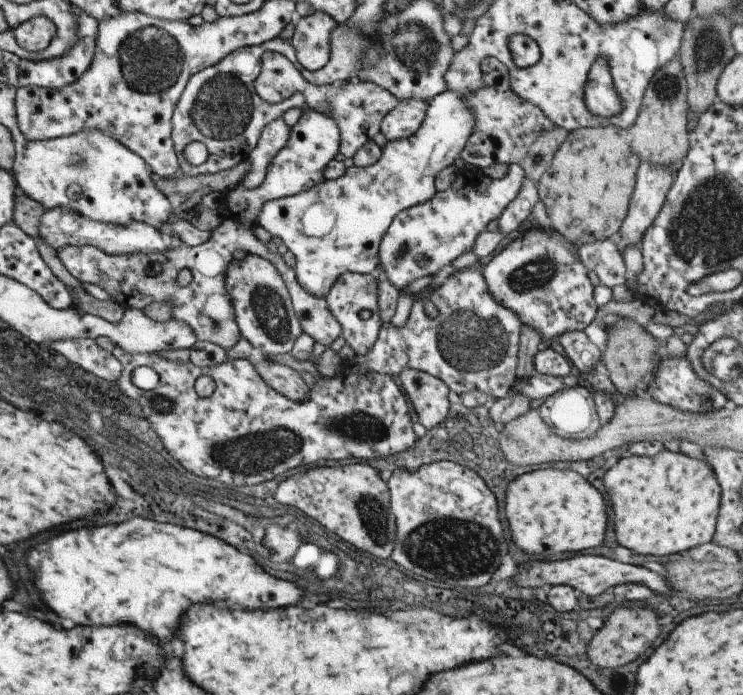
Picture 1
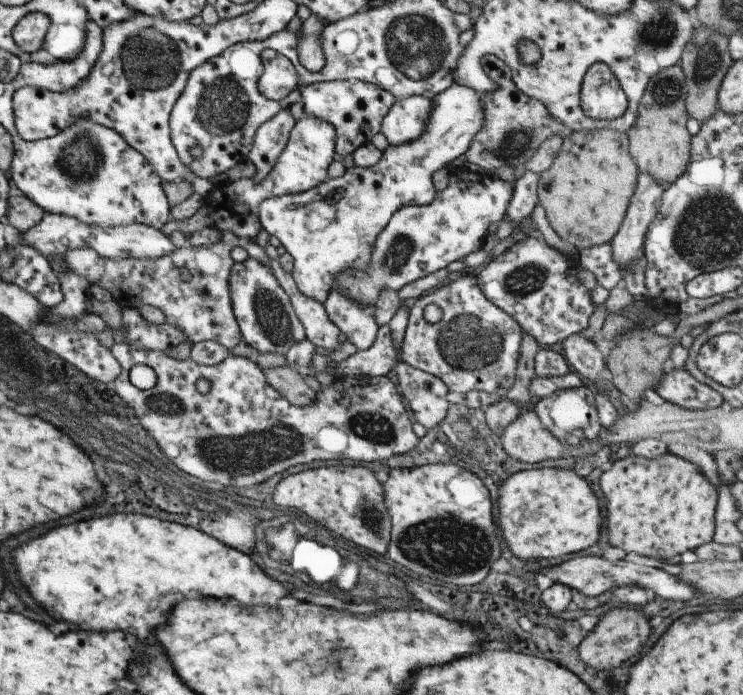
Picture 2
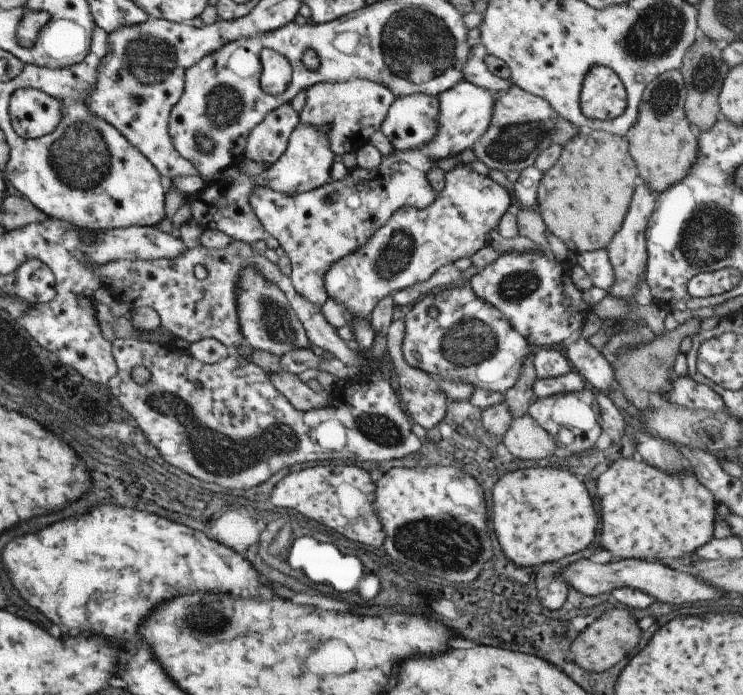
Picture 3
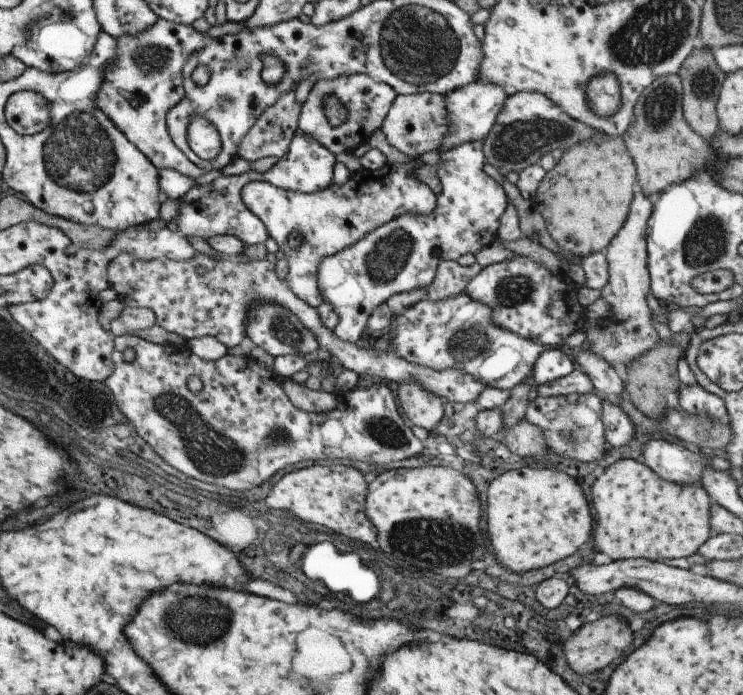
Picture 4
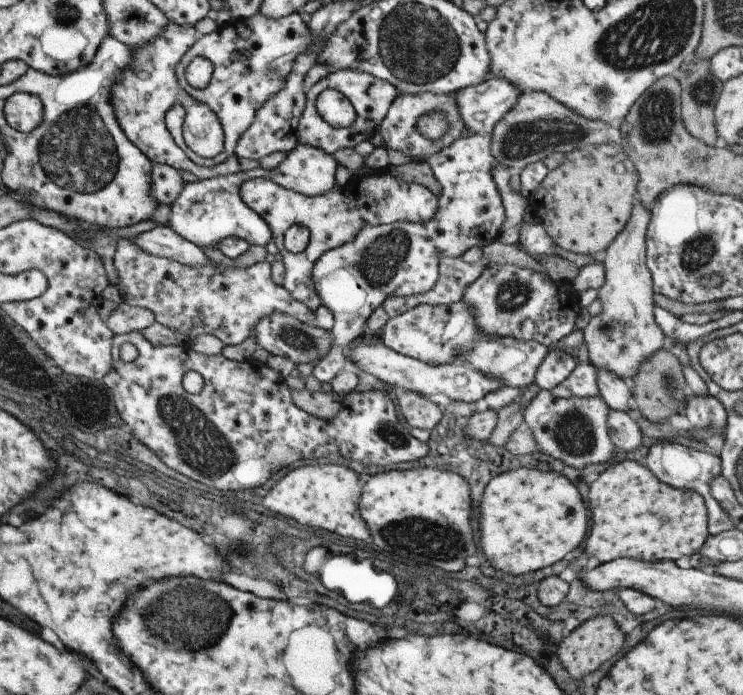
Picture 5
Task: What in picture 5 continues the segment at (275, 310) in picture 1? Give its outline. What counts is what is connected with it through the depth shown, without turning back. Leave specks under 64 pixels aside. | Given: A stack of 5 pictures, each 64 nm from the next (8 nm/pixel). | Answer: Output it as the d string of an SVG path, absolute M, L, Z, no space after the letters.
M271 314L269 318L263 318L255 326L255 340L259 348L265 348L273 356L283 356L291 360L293 364L317 364L329 354L329 348L333 346L333 334L323 328L313 328L311 324L303 324L297 318L285 316L285 314Z

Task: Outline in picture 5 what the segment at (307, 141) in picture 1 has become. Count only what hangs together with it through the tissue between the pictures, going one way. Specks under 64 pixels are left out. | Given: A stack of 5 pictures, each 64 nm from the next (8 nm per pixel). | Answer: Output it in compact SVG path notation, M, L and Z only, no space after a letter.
M297 144L285 156L285 160L273 170L263 170L259 166L249 172L239 170L237 174L215 176L209 180L197 180L197 182L185 184L183 190L179 192L179 196L169 206L169 218L167 218L165 226L169 226L181 238L193 242L199 248L207 248L207 246L217 248L219 242L225 238L239 238L251 246L267 246L271 242L269 226L239 196L243 182L249 182L255 178L265 178L285 190L293 190L297 194L315 198L315 196L323 196L337 188L337 160L333 160L327 152L323 152L319 148Z

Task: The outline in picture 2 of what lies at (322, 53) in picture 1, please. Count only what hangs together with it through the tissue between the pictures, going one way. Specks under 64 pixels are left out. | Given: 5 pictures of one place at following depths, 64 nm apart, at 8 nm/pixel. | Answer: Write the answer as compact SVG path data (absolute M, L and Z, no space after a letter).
M311 14L307 20L303 20L301 26L301 38L299 38L299 62L309 72L319 72L325 64L325 56L321 52L321 30L327 22Z

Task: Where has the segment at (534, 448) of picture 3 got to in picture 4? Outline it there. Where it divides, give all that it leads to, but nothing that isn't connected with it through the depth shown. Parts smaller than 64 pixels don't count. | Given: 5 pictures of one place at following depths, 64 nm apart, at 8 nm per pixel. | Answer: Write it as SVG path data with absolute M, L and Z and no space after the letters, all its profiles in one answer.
M525 420L517 422L507 432L507 436L503 440L503 446L507 448L507 454L515 454L519 458L527 458L527 456L533 456L537 452L545 452L541 432Z

